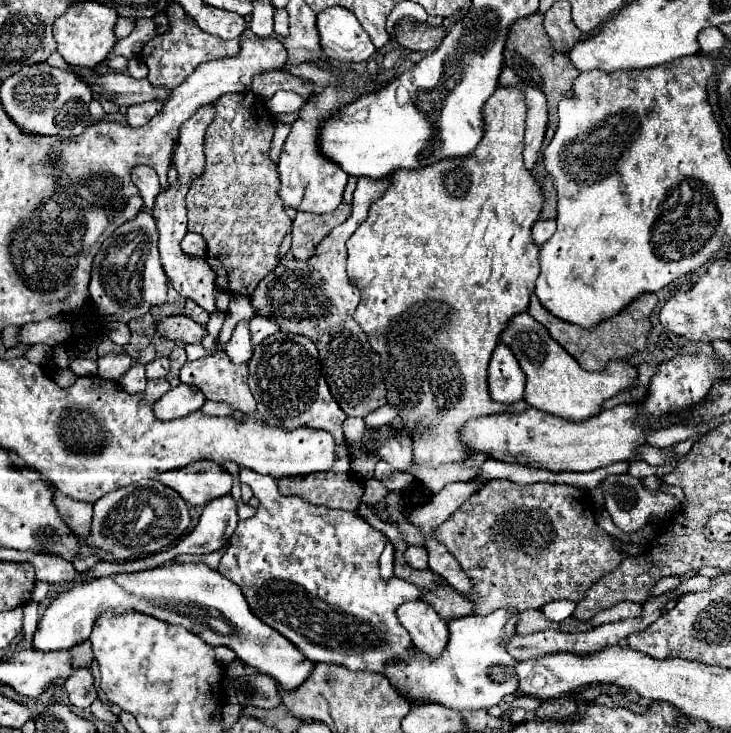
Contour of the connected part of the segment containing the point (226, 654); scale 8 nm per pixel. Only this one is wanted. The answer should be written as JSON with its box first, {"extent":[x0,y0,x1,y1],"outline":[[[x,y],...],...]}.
{"extent":[215,646,237,667],"outline":[[[225,646],[216,647],[215,653],[218,663],[224,667],[228,666],[237,658],[234,651]]]}

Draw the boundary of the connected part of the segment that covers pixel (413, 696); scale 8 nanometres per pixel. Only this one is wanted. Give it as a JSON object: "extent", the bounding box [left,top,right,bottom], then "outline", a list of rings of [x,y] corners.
{"extent":[384,607,520,711],"outline":[[[512,607],[496,609],[486,617],[470,615],[470,617],[464,617],[464,619],[454,619],[452,623],[448,623],[450,641],[448,641],[448,645],[446,645],[440,659],[432,661],[422,651],[414,649],[412,657],[396,661],[396,663],[388,663],[384,675],[390,679],[390,683],[394,687],[400,687],[402,695],[410,701],[432,701],[432,703],[440,703],[440,705],[450,707],[450,709],[488,711],[490,707],[498,705],[504,695],[510,695],[510,693],[518,691],[518,677],[516,677],[516,671],[514,671],[516,659],[506,651],[506,643],[510,641],[510,637],[516,635],[518,619],[520,619],[520,613]]]}

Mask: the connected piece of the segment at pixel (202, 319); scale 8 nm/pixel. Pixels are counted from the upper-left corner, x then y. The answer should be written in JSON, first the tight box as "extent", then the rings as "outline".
{"extent":[184,299,208,325],"outline":[[[190,299],[186,301],[186,311],[184,311],[184,315],[190,317],[190,319],[194,319],[194,321],[200,323],[200,325],[206,325],[206,323],[208,323],[208,313],[206,313],[202,307],[198,307],[196,303],[192,303]]]}

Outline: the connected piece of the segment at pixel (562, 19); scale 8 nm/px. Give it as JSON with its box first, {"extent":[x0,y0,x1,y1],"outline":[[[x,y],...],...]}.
{"extent":[544,1,580,51],"outline":[[[558,1],[546,11],[544,19],[546,33],[550,35],[556,51],[570,51],[580,41],[580,29],[574,25],[570,17],[570,3]]]}

